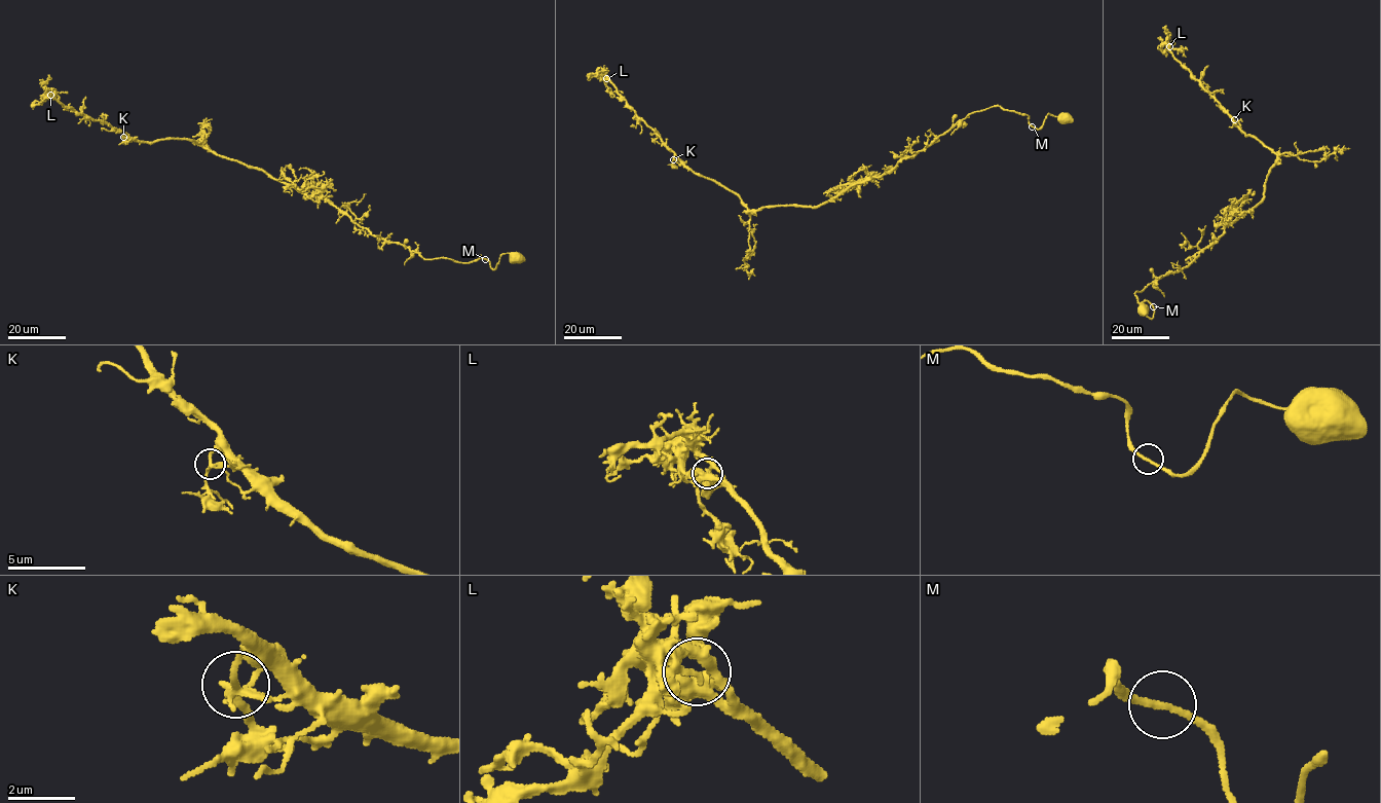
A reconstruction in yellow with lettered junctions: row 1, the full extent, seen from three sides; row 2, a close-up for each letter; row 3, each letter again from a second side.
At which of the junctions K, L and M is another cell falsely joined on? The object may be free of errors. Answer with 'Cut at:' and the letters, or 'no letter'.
Cut at: no letter

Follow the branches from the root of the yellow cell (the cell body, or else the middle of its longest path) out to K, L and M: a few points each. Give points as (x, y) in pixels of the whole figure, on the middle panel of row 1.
K: (1065, 118), (1048, 114), (1038, 130), (999, 106), (972, 112), (880, 176), (813, 207), (749, 211), (673, 159)
L: (1065, 118), (1048, 114), (1037, 130), (1028, 115), (994, 106), (818, 206), (749, 211), (686, 169), (606, 78)
M: (1065, 118), (1048, 114), (1039, 129), (1033, 125)

